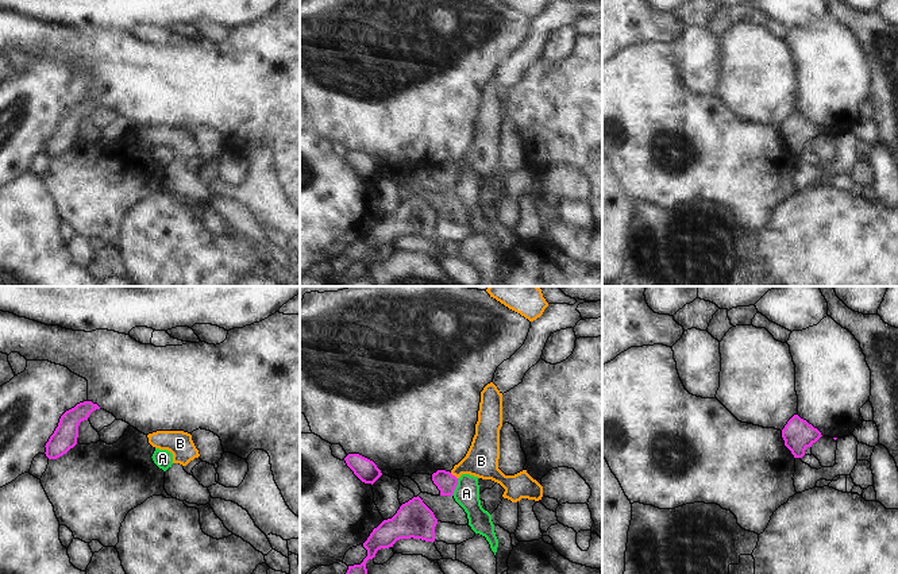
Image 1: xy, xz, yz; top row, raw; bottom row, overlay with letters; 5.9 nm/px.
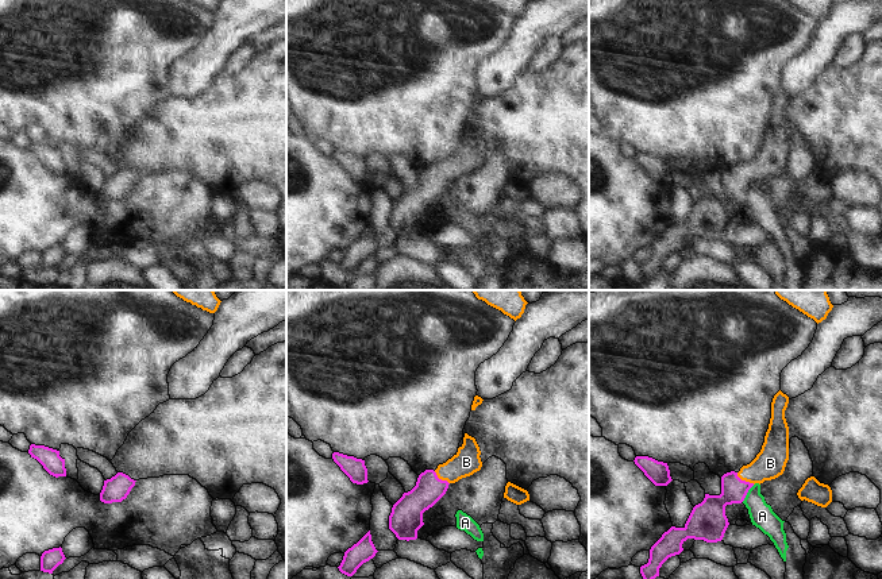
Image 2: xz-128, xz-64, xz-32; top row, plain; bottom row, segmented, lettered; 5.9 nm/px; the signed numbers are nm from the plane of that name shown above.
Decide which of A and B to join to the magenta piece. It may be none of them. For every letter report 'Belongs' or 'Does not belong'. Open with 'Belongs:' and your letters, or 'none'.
Belongs: B
A: Does not belong
B: Belongs.

